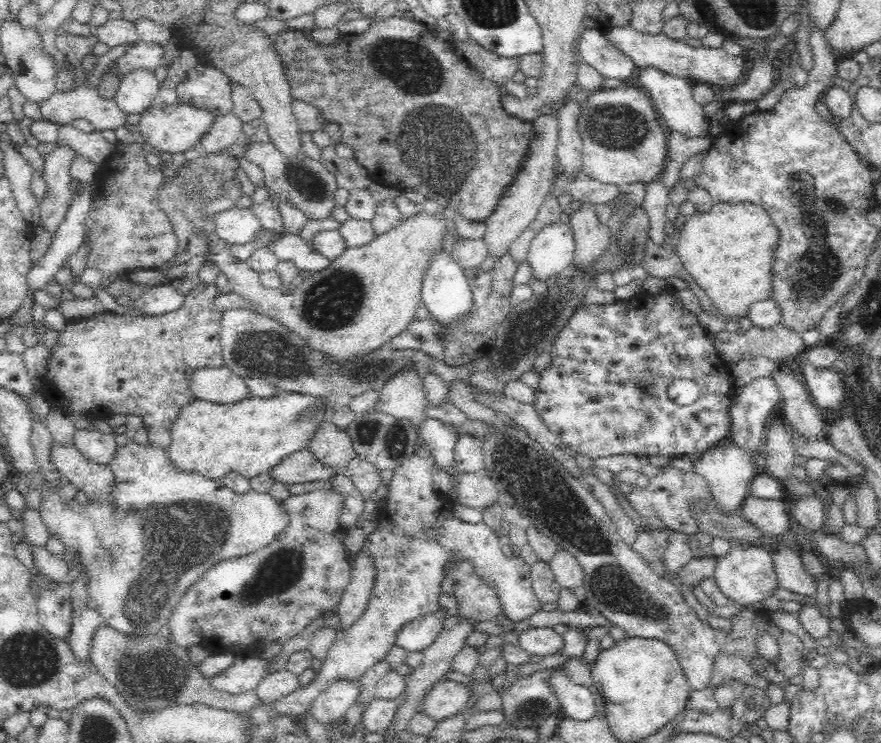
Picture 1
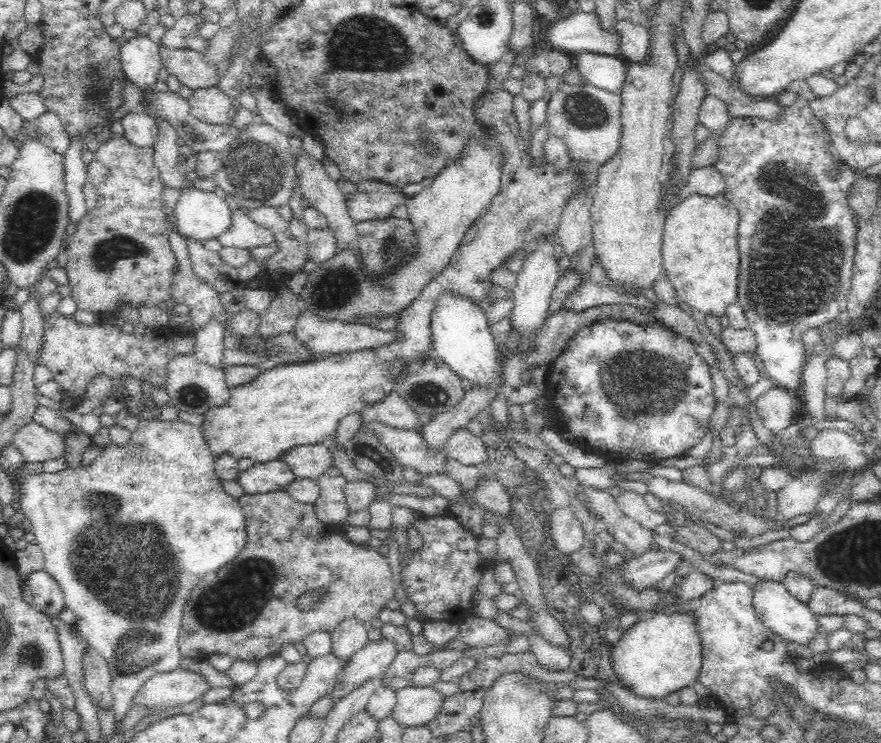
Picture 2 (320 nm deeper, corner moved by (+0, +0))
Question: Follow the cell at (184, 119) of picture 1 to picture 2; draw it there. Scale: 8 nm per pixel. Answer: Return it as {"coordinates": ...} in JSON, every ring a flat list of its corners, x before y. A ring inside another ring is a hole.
{"coordinates":[[134,110,121,119,123,136,137,148,154,147,158,139,158,125,144,110]]}

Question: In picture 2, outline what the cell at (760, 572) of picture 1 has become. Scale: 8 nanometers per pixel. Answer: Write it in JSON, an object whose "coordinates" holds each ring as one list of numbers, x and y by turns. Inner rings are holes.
{"coordinates":[[764,579,761,584,753,587,753,601,758,619,764,624,765,628,772,630,786,642,796,642,798,644,808,644,820,633,816,614,806,602,798,600,781,583,770,579]]}

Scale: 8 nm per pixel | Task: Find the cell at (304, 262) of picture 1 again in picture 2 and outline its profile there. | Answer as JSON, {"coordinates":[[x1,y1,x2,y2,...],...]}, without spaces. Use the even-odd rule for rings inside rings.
{"coordinates":[[241,207,230,210,230,228,216,236,222,247,239,249,268,246,274,242,274,235,263,226,256,224]]}

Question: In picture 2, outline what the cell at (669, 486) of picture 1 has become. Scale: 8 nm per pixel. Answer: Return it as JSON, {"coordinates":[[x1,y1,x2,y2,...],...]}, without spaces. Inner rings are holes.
{"coordinates":[[622,490,615,499,619,510,627,517,634,520,645,530,654,531,658,526,667,524,663,514,651,510,645,500,645,496,632,490]]}

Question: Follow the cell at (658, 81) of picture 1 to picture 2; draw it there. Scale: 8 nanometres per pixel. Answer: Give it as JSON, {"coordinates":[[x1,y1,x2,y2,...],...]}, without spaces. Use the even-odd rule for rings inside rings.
{"coordinates":[[620,20,614,24,619,37,620,53,630,62,643,62,649,58,651,41,647,28,628,20]]}

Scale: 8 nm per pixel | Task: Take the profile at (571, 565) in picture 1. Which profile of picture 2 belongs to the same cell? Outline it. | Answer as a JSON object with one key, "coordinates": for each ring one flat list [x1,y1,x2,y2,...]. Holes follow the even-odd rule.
{"coordinates":[[572,505,552,511,551,530,552,541,560,553,570,556,582,547,584,527,581,518,576,518]]}

